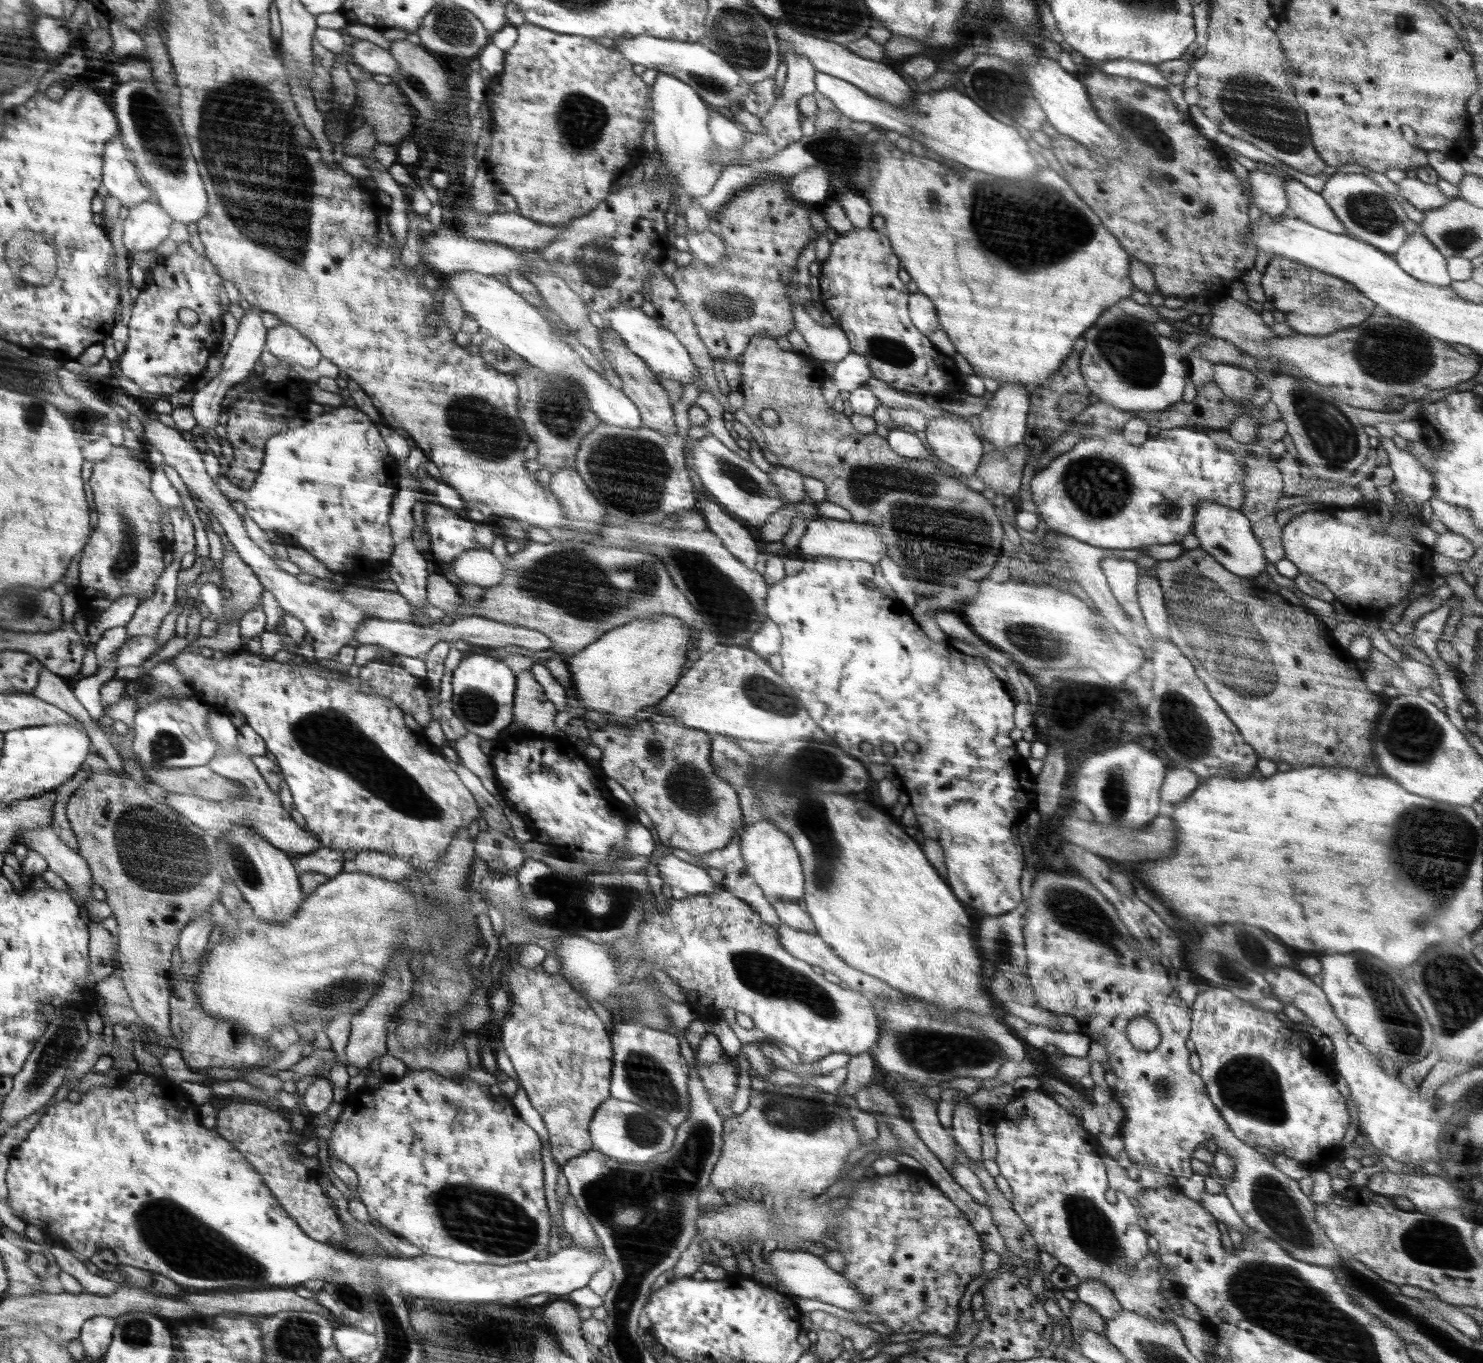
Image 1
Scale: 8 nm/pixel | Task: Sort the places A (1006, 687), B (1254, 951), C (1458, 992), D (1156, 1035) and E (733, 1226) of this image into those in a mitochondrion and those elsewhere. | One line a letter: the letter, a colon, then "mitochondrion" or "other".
A: other
B: mitochondrion
C: mitochondrion
D: other
E: other

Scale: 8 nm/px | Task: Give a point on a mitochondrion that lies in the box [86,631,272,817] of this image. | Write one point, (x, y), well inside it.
(156, 746)

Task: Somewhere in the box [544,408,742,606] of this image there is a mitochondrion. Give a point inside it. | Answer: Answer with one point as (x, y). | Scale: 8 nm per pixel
(630, 472)

